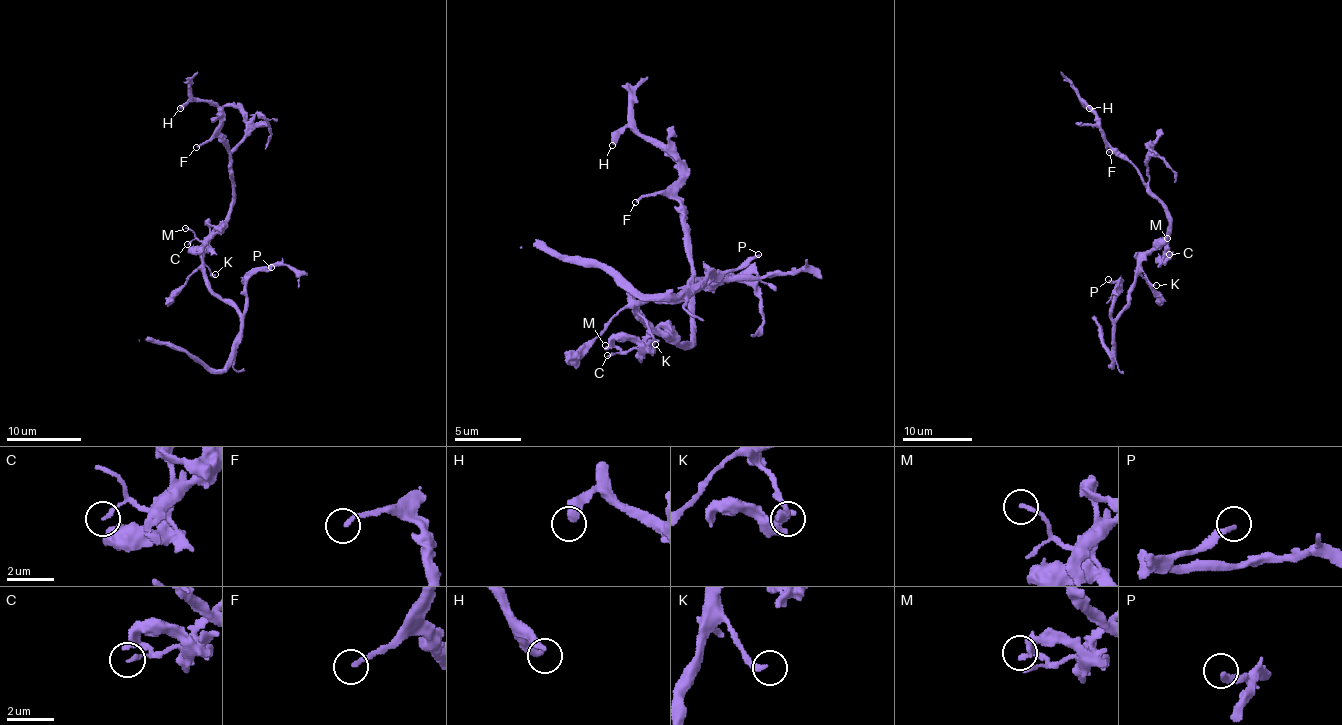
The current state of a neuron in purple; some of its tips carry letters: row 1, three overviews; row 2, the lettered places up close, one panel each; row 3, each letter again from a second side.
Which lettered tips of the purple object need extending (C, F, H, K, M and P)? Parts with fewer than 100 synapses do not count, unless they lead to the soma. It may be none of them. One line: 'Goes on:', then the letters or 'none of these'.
Goes on: P

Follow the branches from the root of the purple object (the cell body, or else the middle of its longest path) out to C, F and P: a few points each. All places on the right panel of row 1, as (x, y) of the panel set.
C: (1154, 249), (1159, 241), (1165, 239), (1165, 254), (1169, 250), (1169, 254)
F: (1154, 249), (1169, 232), (1169, 210), (1129, 162), (1120, 158), (1109, 146), (1105, 148), (1109, 152)
P: (1154, 249), (1140, 262), (1140, 272), (1130, 293), (1129, 301), (1113, 318), (1111, 305), (1118, 284), (1108, 279)

